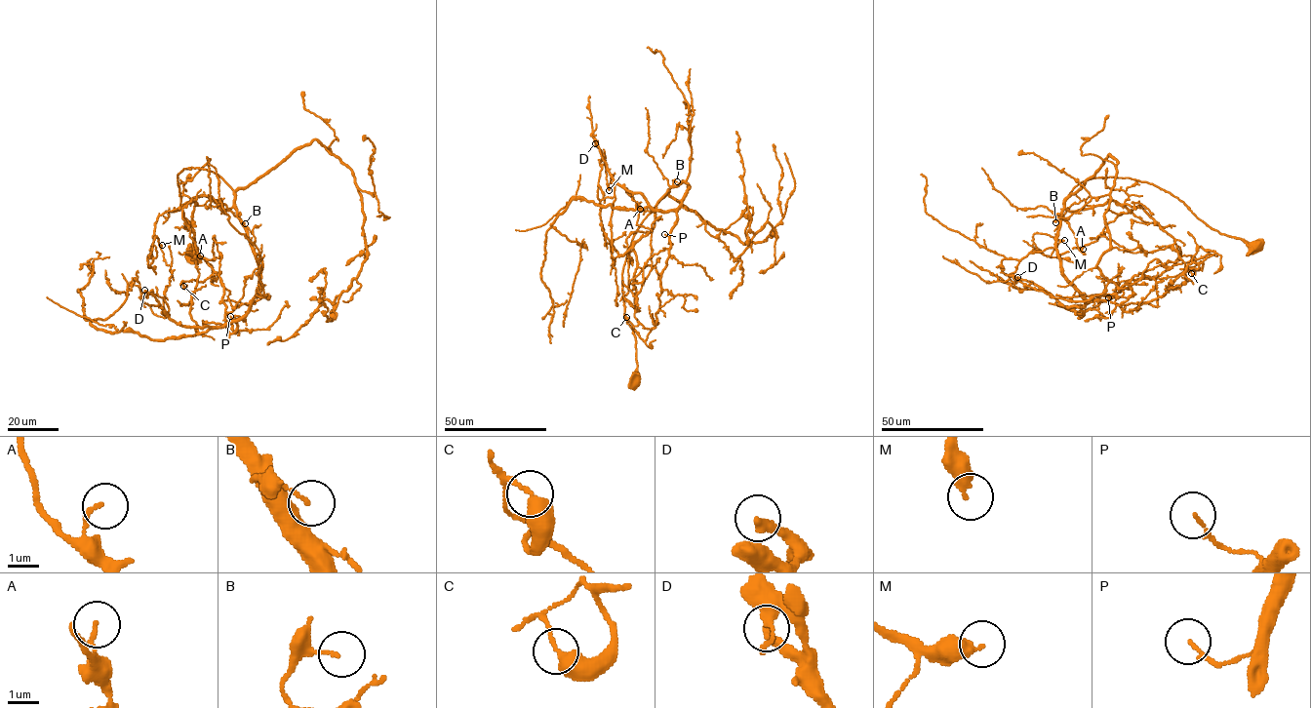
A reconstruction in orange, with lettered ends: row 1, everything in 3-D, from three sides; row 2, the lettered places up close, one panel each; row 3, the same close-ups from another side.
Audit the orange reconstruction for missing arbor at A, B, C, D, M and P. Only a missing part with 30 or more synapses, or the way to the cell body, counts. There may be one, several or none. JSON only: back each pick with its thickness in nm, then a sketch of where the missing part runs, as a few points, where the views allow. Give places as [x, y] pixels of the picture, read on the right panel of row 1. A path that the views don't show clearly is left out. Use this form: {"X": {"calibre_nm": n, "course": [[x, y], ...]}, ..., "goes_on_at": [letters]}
{"D": {"calibre_nm": 360, "course": [[1017, 277], [1020, 260], [1015, 255], [1033, 245], [1075, 244], [1097, 251], [1102, 248]]}, "goes_on_at": ["D"]}

